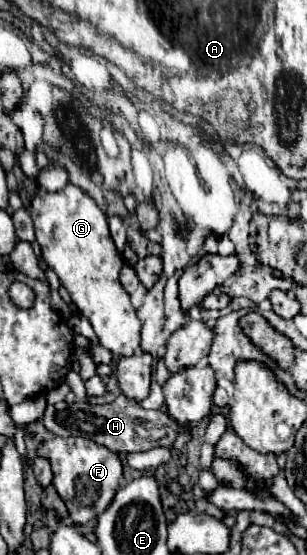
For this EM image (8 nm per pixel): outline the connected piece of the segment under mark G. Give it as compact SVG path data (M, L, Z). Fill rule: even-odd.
M66 185L58 193L38 191L30 215L34 219L36 241L42 249L44 261L54 269L78 311L92 323L98 343L112 351L112 355L132 355L140 347L140 321L118 279L124 261L110 237L106 215L74 185Z

